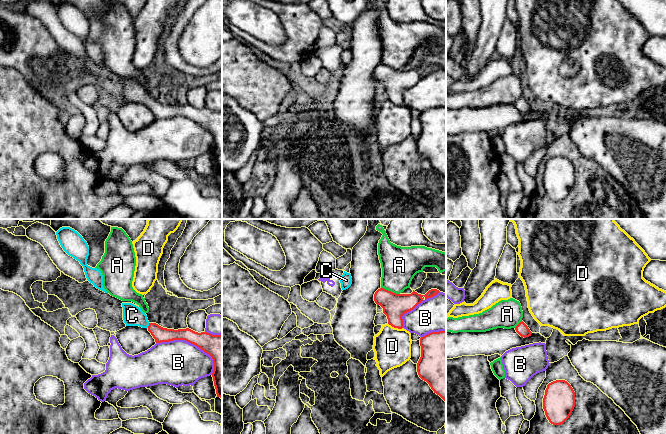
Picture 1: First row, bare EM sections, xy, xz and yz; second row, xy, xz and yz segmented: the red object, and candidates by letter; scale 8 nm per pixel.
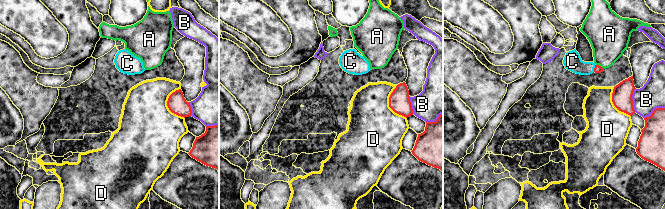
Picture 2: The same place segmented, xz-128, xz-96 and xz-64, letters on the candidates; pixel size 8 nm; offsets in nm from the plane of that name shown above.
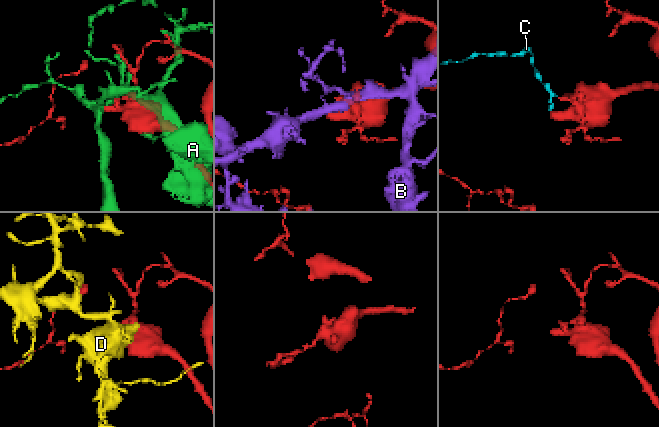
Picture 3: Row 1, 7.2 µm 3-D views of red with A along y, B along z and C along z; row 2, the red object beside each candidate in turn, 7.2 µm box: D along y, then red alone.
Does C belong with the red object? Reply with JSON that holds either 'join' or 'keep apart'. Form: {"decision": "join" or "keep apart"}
{"decision": "join"}

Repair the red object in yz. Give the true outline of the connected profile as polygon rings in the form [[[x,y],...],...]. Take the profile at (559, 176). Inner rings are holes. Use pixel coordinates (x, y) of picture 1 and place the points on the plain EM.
[[[556,156],[547,161],[543,185],[553,201],[563,200],[575,183],[575,168],[565,156]]]

